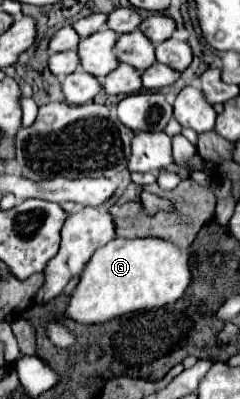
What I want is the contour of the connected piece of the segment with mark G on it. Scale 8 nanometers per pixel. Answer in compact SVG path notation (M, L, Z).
M116 237L96 249L82 271L82 279L70 297L66 315L78 323L104 323L124 313L160 309L178 301L192 281L192 251L182 251L168 239Z

